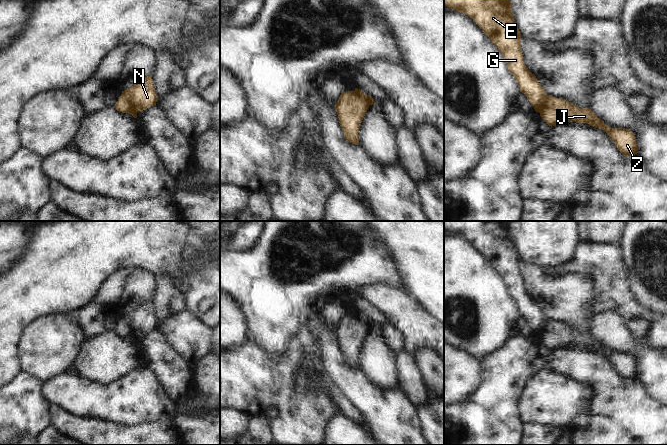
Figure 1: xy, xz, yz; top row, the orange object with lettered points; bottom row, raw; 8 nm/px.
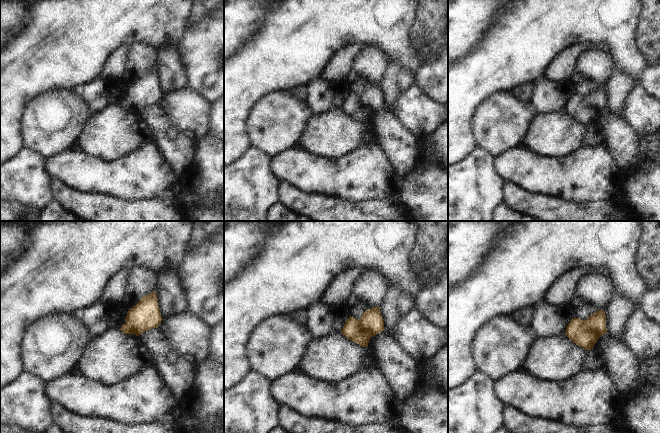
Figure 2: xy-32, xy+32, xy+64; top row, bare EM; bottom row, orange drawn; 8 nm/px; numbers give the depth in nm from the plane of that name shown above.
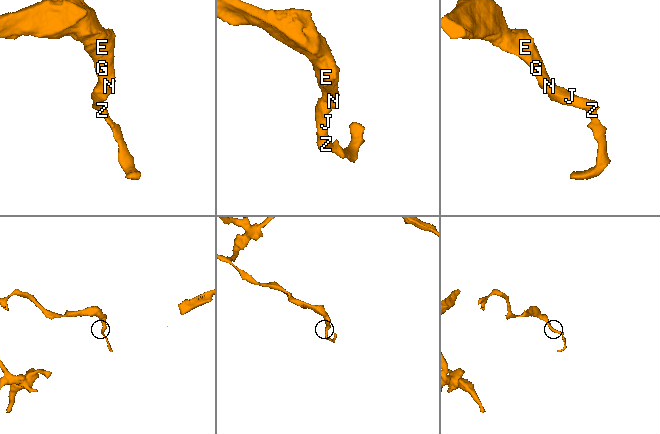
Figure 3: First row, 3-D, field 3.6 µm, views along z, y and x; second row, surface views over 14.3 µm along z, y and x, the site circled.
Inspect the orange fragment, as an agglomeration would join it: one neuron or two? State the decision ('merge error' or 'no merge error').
no merge error

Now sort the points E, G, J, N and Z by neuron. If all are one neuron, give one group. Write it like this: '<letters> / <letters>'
E G J N Z

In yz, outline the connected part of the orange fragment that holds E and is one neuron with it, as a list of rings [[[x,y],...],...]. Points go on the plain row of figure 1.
[[[444,221],[444,229],[470,240],[502,277],[510,297],[549,350],[575,345],[604,354],[624,380],[638,377],[633,356],[611,352],[591,333],[577,331],[563,323],[548,320],[536,300],[525,290],[521,274],[521,258],[514,244],[512,225],[506,221]]]

